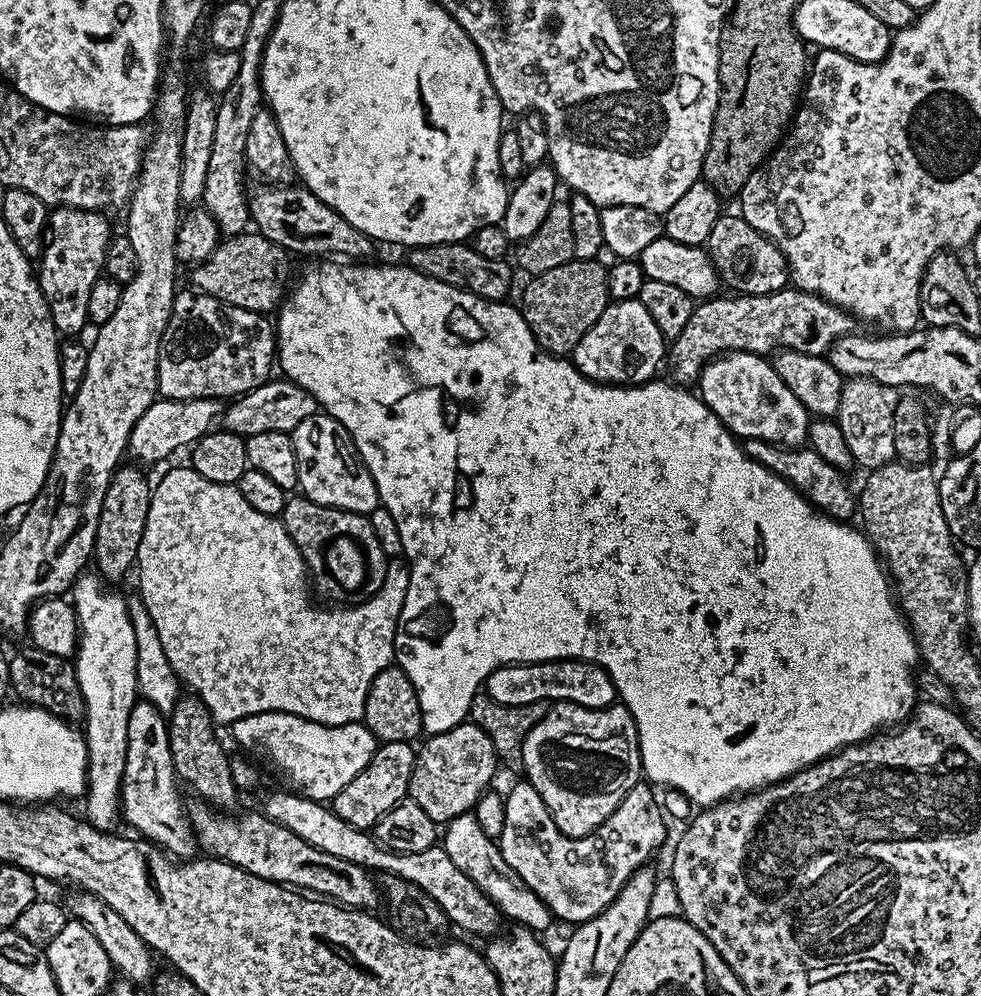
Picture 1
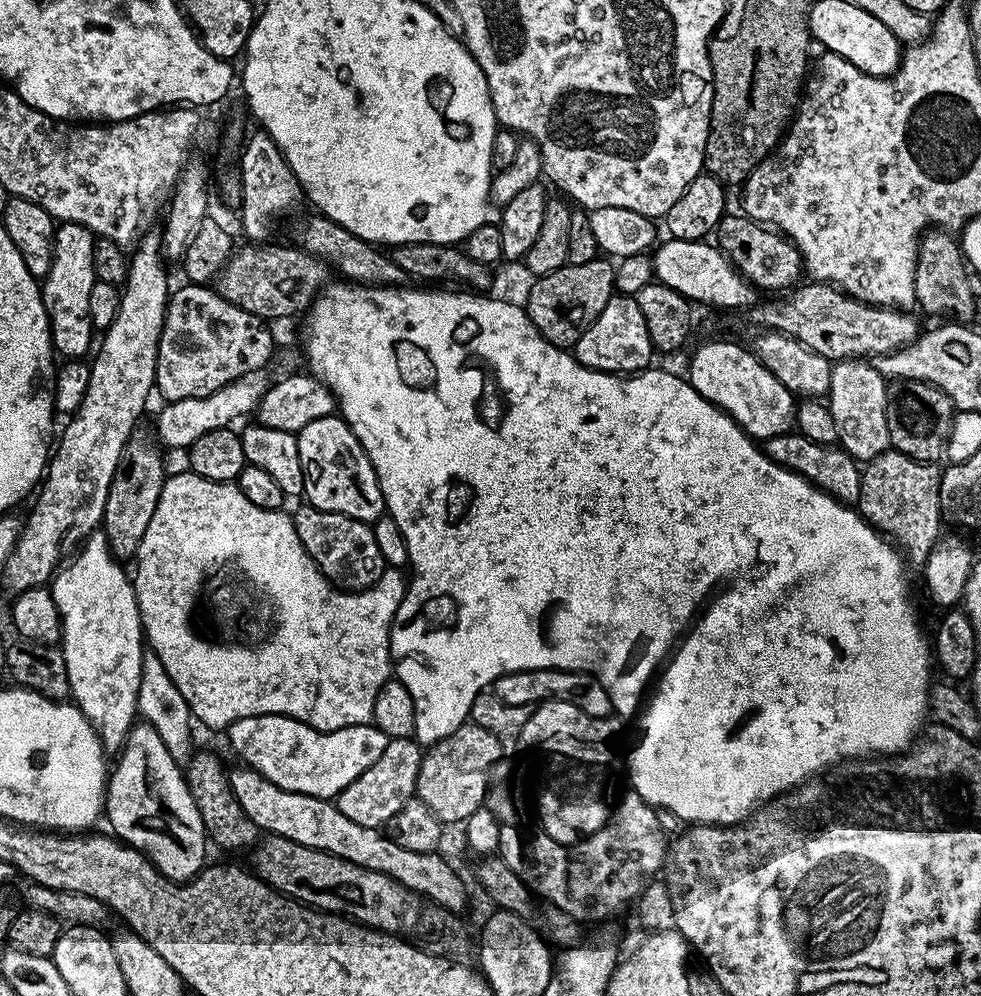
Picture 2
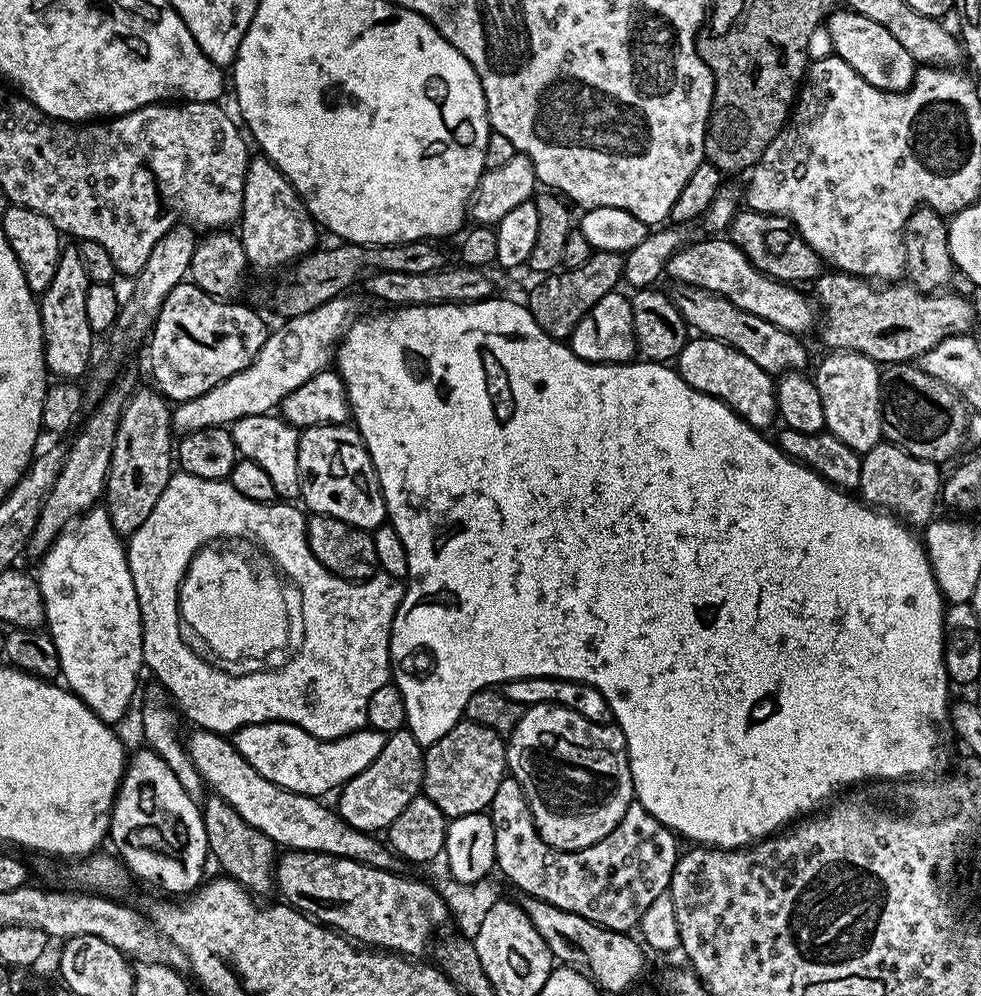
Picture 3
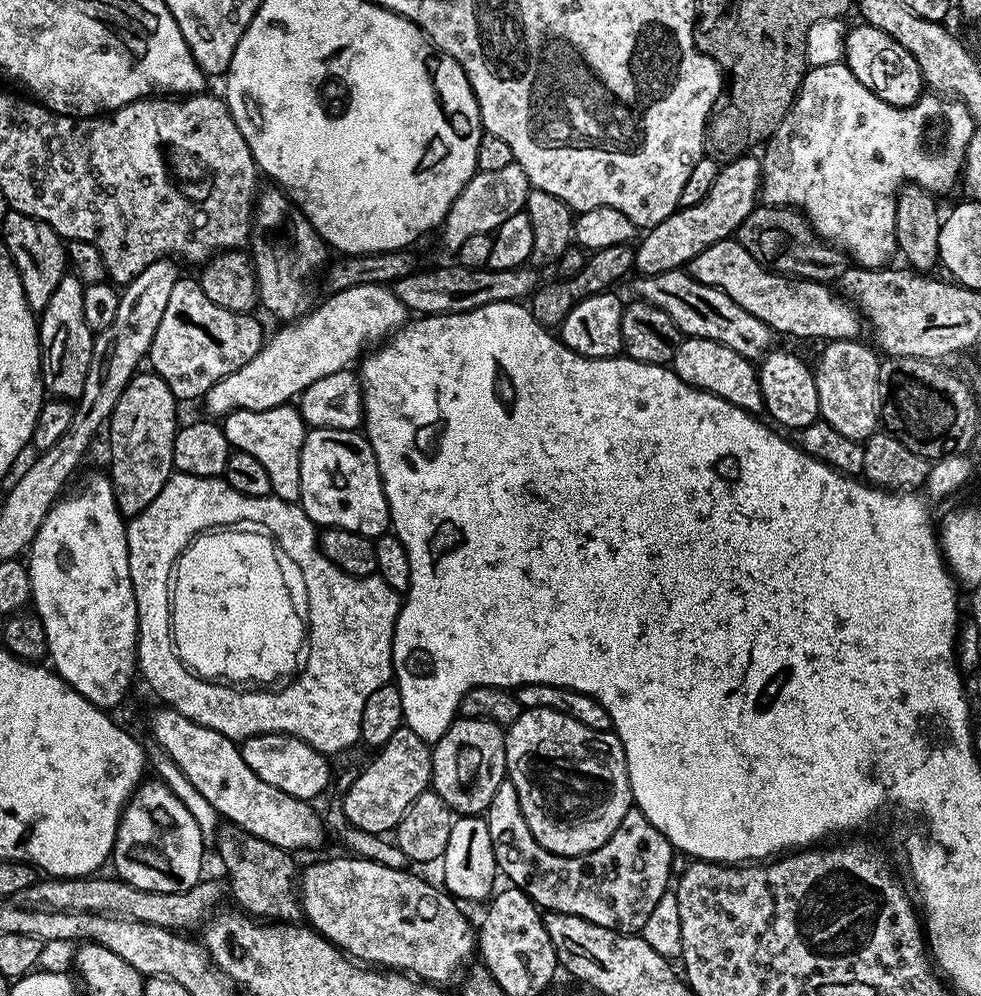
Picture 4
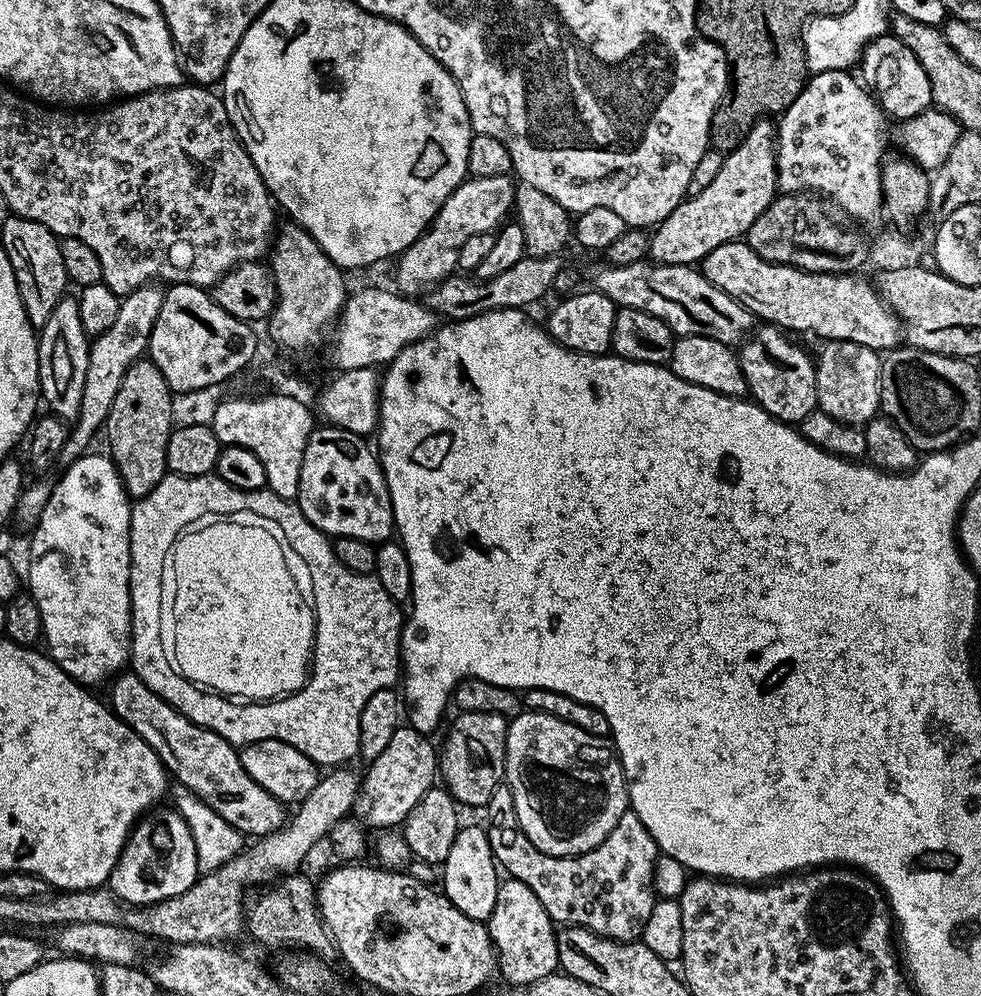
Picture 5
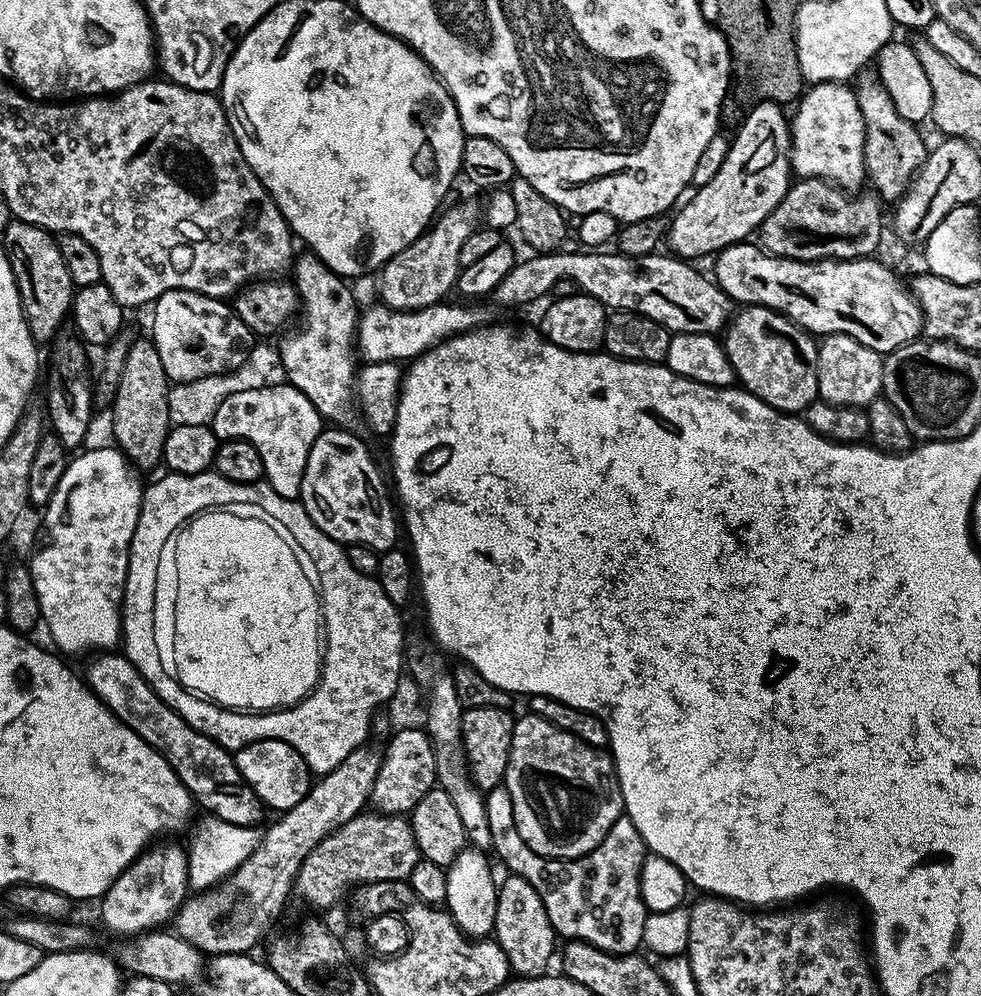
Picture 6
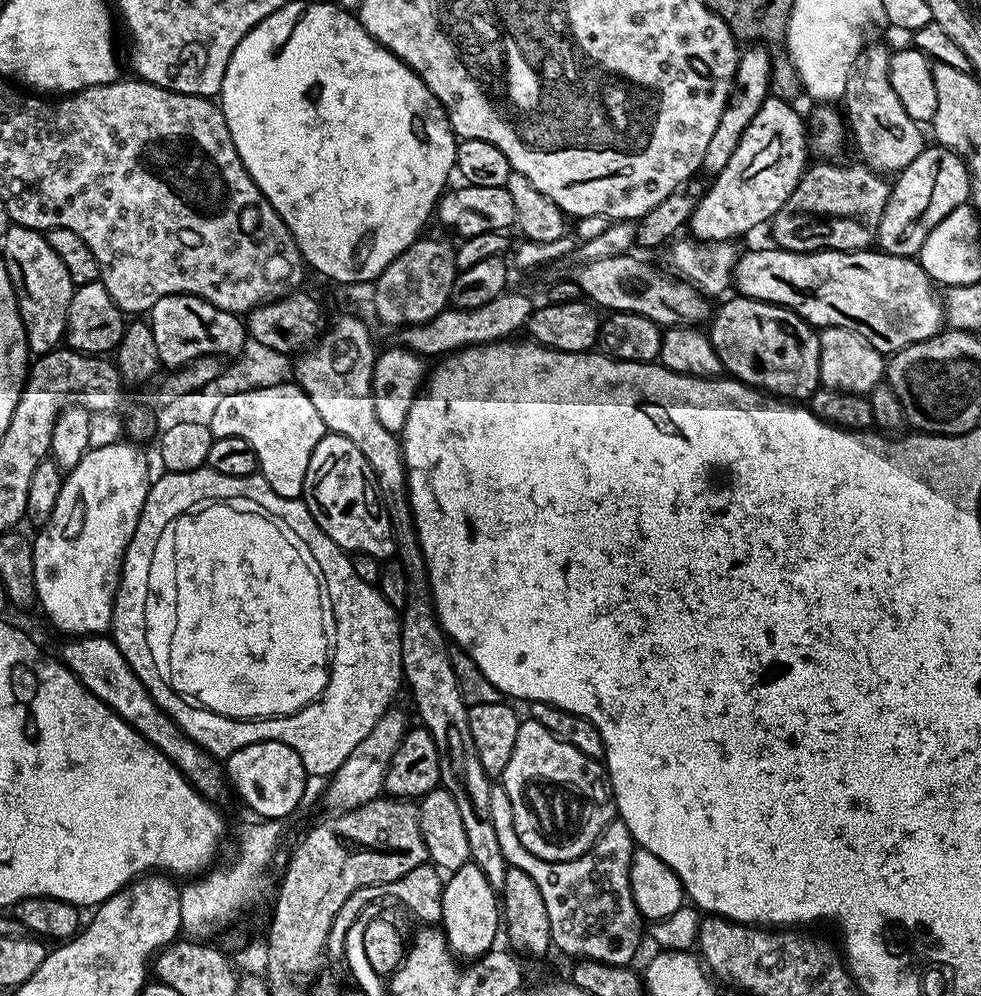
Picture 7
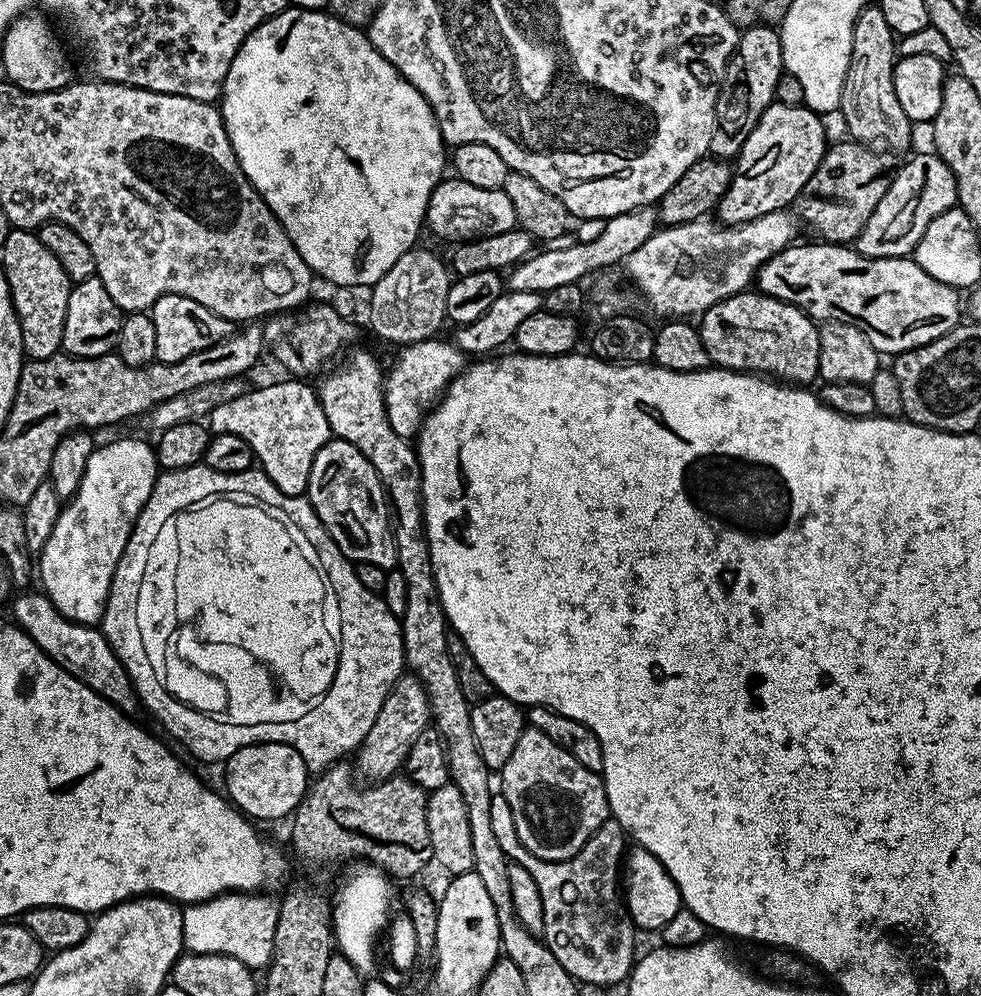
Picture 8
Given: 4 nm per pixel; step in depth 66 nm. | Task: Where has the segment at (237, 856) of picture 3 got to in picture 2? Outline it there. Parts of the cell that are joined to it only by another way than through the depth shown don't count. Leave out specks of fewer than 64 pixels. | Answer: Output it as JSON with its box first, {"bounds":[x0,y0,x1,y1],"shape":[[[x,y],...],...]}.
{"bounds":[186,751,258,852],"shape":[[[193,751],[186,765],[188,789],[194,798],[194,806],[198,806],[198,814],[202,814],[207,839],[228,852],[236,852],[239,848],[248,850],[257,843],[258,829],[242,806],[238,806],[238,798],[234,798],[234,790],[228,781],[229,775],[229,769],[224,769],[223,762],[212,752]]]}

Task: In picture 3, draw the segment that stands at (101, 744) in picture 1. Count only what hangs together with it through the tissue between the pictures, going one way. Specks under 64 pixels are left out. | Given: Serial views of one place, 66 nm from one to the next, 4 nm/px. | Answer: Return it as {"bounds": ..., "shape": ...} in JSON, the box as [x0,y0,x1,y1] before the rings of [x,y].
{"bounds":[38,506,145,725],"shape":[[[97,506],[76,517],[39,560],[38,579],[44,599],[46,631],[52,637],[54,646],[58,646],[63,683],[98,719],[105,724],[115,725],[116,720],[127,714],[132,695],[136,692],[140,668],[142,672],[145,667],[142,618],[125,541],[114,530],[107,508]]]}

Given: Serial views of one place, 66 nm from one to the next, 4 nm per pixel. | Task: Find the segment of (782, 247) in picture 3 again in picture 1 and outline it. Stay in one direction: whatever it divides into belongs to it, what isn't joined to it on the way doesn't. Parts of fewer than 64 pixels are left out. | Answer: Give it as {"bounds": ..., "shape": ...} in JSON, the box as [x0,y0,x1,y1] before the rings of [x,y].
{"bounds":[706,214,790,296],"shape":[[[722,214],[718,222],[714,222],[706,251],[721,281],[725,285],[729,284],[733,293],[761,296],[781,292],[783,288],[789,287],[790,273],[782,250],[770,238],[754,230],[754,226],[750,226],[750,222],[746,222],[739,214]]]}

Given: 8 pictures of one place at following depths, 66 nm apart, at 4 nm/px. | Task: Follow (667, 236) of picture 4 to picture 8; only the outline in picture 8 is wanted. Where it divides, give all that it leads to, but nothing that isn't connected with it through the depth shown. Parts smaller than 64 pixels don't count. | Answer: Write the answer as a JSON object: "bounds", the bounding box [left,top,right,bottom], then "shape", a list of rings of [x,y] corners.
{"bounds":[719,102,826,226],"shape":[[[774,102],[765,110],[762,118],[758,118],[758,126],[750,130],[746,146],[742,146],[735,158],[732,184],[720,199],[719,223],[725,226],[745,224],[795,205],[826,151],[824,124],[820,120],[823,119],[817,113],[803,106]]]}

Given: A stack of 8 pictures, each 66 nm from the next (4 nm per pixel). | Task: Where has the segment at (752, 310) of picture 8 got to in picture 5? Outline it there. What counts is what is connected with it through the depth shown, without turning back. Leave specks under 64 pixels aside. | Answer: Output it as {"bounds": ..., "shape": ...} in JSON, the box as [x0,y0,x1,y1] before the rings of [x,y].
{"bounds":[738,326,818,426],"shape":[[[775,326],[760,327],[757,327],[738,348],[742,374],[748,383],[748,392],[751,399],[761,408],[765,408],[775,420],[782,420],[785,424],[793,426],[799,425],[800,420],[806,418],[806,414],[817,411],[818,408],[816,402],[816,366],[813,357],[808,357],[792,341],[795,339],[791,335],[785,334],[781,329]]]}

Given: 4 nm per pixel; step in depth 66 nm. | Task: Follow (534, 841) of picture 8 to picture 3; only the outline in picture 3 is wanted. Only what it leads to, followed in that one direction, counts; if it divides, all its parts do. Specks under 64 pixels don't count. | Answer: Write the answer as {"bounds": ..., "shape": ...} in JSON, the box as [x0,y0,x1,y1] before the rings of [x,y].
{"bounds":[506,704,634,852],"shape":[[[534,704],[525,707],[518,726],[506,740],[506,768],[519,782],[528,799],[538,834],[552,848],[577,852],[594,842],[602,842],[626,814],[634,800],[632,771],[628,765],[628,743],[615,723],[599,724],[582,718],[560,704]]]}

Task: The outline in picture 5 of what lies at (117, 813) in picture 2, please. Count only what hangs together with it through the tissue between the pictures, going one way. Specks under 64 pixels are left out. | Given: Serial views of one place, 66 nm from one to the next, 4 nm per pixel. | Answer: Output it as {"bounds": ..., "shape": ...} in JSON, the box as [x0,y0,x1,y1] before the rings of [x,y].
{"bounds":[107,810,201,906],"shape":[[[160,810],[149,811],[147,815],[136,821],[136,827],[128,835],[128,841],[124,843],[116,869],[112,871],[107,882],[107,887],[111,888],[120,900],[133,906],[157,904],[166,898],[174,898],[182,894],[182,890],[190,890],[190,886],[194,886],[194,882],[201,875],[198,854],[194,850],[194,838],[190,838],[190,826],[186,826],[180,813],[175,810],[156,811]]]}

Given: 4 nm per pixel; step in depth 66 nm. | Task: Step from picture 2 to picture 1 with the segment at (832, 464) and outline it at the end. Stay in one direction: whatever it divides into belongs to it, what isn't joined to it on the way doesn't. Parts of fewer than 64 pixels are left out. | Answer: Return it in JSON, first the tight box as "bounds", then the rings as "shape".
{"bounds":[746,440,858,522],"shape":[[[748,440],[746,451],[752,459],[766,465],[774,474],[793,484],[798,492],[803,492],[808,501],[827,516],[845,522],[851,521],[858,512],[858,500],[854,495],[854,488],[848,485],[843,471],[835,468],[822,454],[818,454],[811,446],[781,446],[770,444],[767,440]]]}

